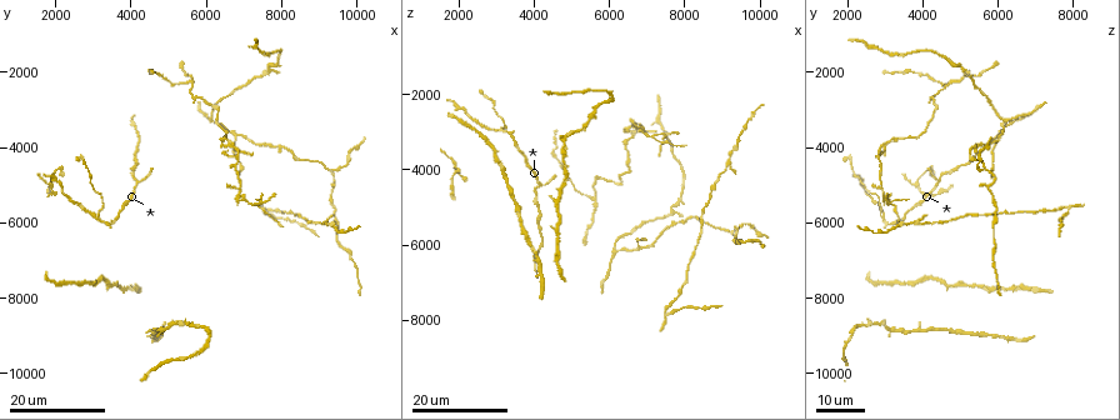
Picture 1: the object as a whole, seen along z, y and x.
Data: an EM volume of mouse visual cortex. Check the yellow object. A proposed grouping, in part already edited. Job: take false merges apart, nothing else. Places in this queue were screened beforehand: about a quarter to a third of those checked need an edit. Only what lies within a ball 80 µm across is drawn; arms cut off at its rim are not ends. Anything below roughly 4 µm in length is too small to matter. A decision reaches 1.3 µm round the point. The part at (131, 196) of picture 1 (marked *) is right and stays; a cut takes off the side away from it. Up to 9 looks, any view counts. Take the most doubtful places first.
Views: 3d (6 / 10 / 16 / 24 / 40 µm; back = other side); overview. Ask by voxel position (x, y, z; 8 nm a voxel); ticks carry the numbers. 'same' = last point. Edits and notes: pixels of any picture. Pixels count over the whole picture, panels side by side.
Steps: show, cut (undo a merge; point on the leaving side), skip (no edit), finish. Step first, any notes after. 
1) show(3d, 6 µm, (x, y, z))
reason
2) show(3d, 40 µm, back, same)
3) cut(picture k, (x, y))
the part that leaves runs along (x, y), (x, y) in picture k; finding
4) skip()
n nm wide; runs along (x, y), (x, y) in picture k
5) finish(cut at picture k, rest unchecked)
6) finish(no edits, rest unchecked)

show(3d, 24 µm, (3100, 5850, 3000))

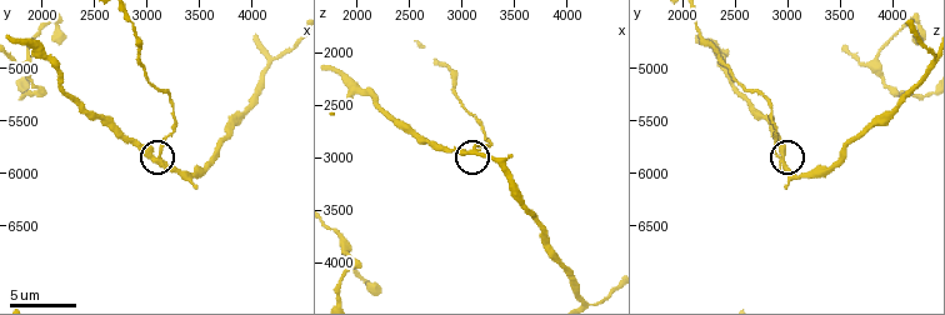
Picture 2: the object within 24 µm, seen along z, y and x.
show(3d, 6 µm, (3100, 5880, 2900))
closer look

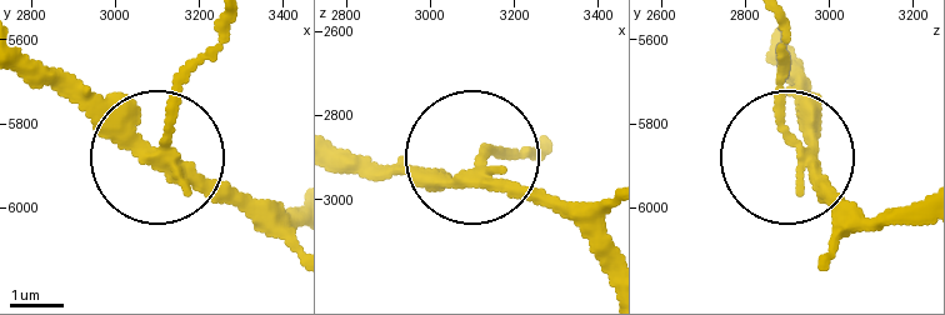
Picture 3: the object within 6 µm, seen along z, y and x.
cut(picture 3, (180, 75))
210 nm wide; the part that leaves runs along (155, 154), (181, 78), (221, 24) in picture 3; two neurons meet here

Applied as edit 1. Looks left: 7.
show(overview)

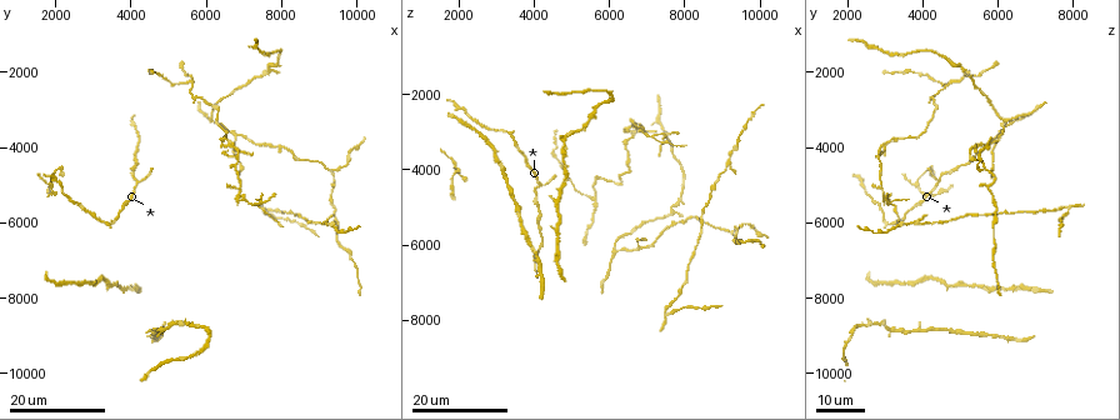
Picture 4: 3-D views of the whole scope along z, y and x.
show(3d, 16 µm, (6800, 4550, 2950))
sudden change in width

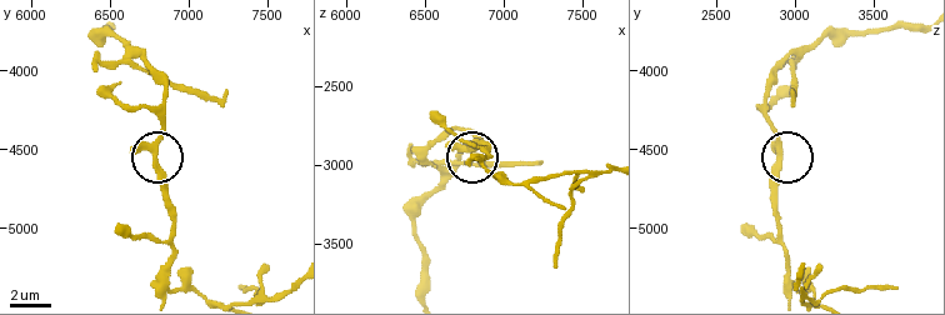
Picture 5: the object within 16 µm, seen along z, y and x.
show(3d, 10 µm, (6780, 4520, 2900))

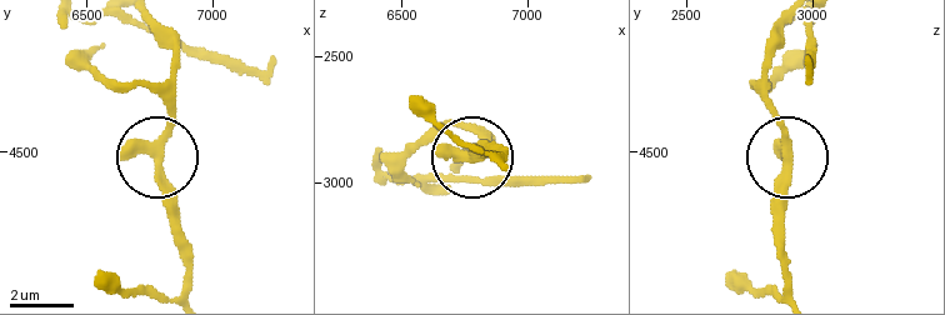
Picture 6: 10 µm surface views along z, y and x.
skip()
runs along (143, 20), (169, 58), (169, 114), (153, 163), (178, 256) in picture 6; one neuron here

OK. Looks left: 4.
show(3d, 24 µm, (9200, 4550, 5650))
a fork

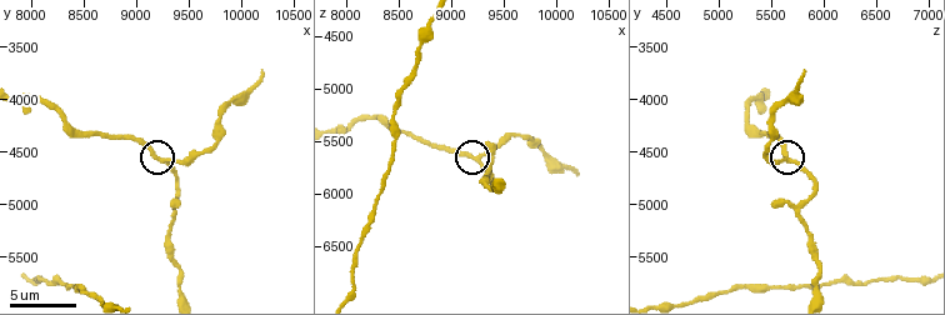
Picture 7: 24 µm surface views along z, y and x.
show(3d, 6 µm, (9280, 4560, 5680))

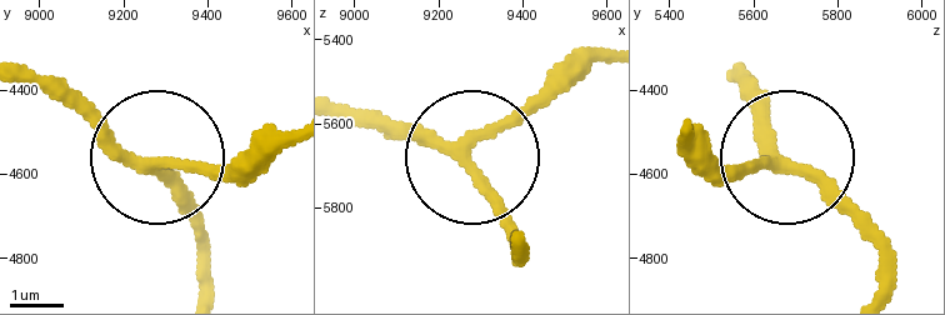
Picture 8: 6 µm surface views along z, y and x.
skip()
220 nm wide; runs along (28, 81), (55, 86), (158, 163), (265, 163) in picture 8; continuous, no second neuron

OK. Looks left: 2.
show(3d, 24 µm, (6750, 3750, 6000))
thin arm on a thick one

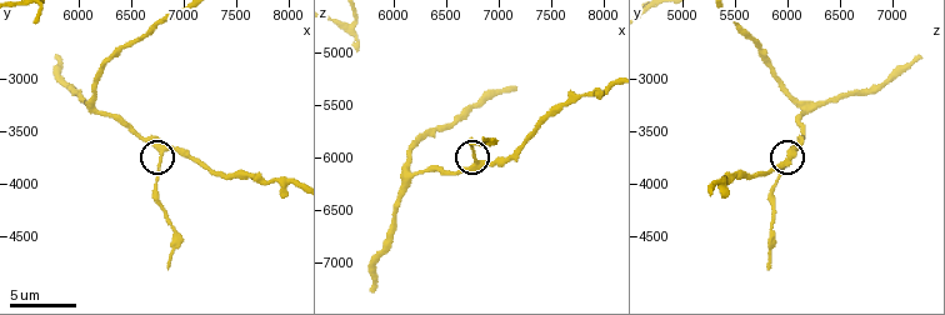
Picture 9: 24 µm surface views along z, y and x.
show(3d, 6 µm, (6800, 3700, 6060))

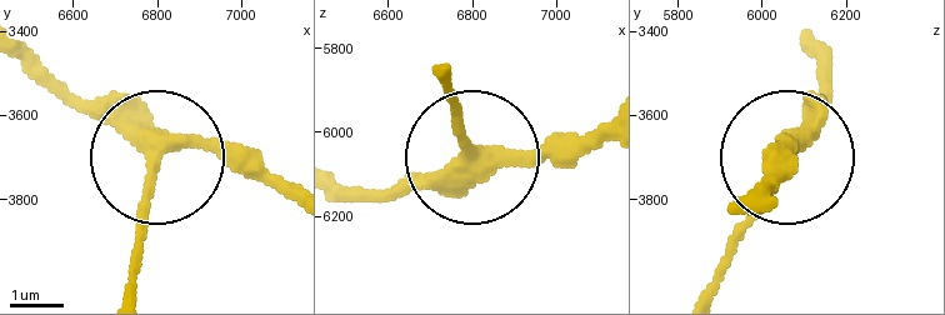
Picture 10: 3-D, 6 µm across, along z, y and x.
skip()
side arm 10 µm; one neuron here

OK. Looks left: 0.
finish(cut at picture 3, rest unchecked)

